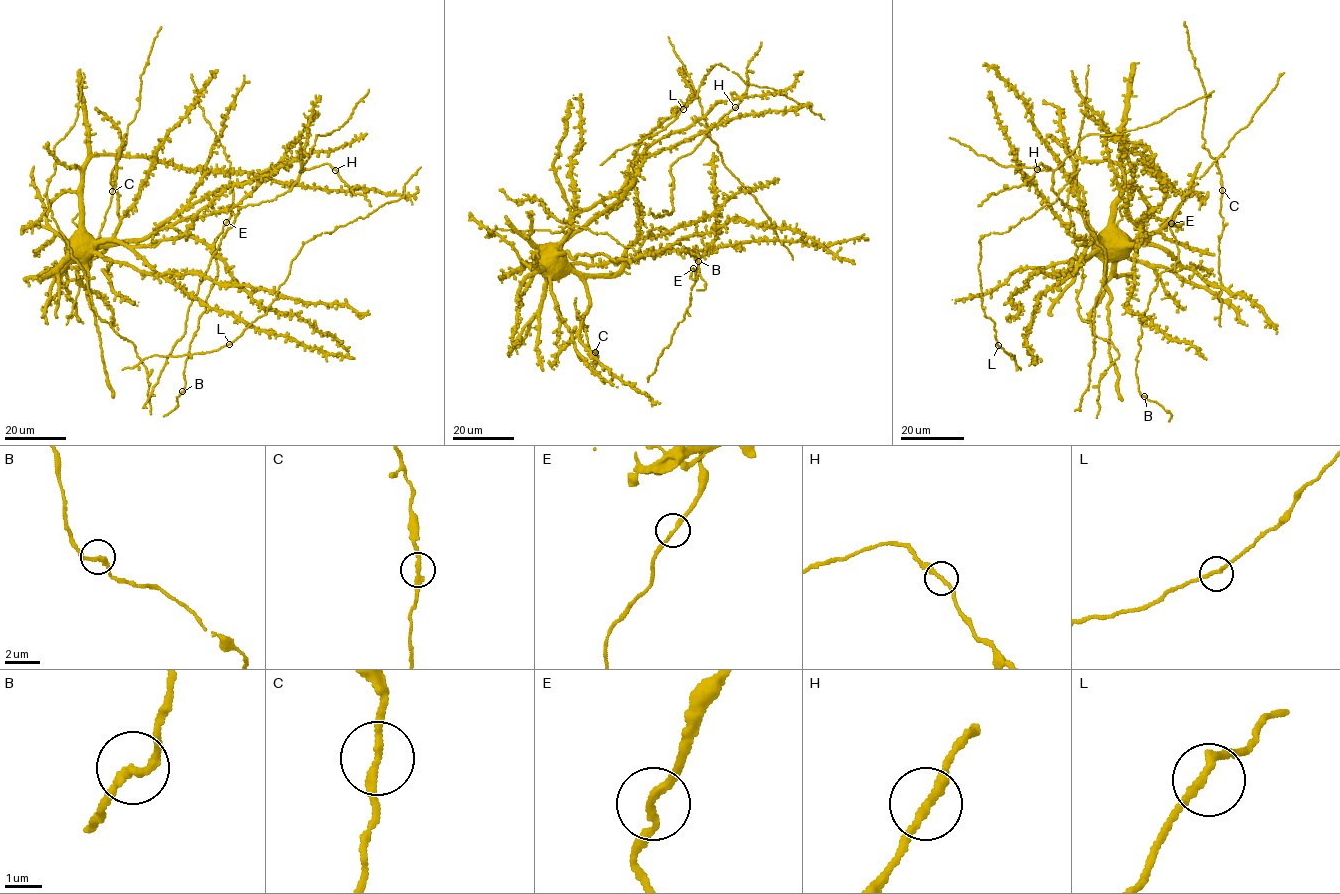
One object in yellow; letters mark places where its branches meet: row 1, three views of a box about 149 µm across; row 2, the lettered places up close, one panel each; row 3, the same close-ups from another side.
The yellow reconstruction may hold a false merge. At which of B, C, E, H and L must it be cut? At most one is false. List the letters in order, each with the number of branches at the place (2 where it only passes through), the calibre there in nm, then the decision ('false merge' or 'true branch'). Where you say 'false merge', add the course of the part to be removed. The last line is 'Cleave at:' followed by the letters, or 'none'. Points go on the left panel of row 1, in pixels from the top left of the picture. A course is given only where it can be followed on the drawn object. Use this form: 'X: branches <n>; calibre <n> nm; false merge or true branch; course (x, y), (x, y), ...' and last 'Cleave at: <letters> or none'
B: branches 2; calibre 190 nm; true branch
C: branches 2; calibre 220 nm; true branch
E: branches 2; calibre 200 nm; true branch
H: branches 2; calibre 220 nm; true branch
L: branches 2; calibre 200 nm; true branch
Cleave at: none

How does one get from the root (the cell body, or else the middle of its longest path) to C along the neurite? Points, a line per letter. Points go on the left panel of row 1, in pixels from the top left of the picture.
C: (81, 243), (88, 243), (92, 250), (107, 245), (77, 269), (82, 285), (112, 191)

